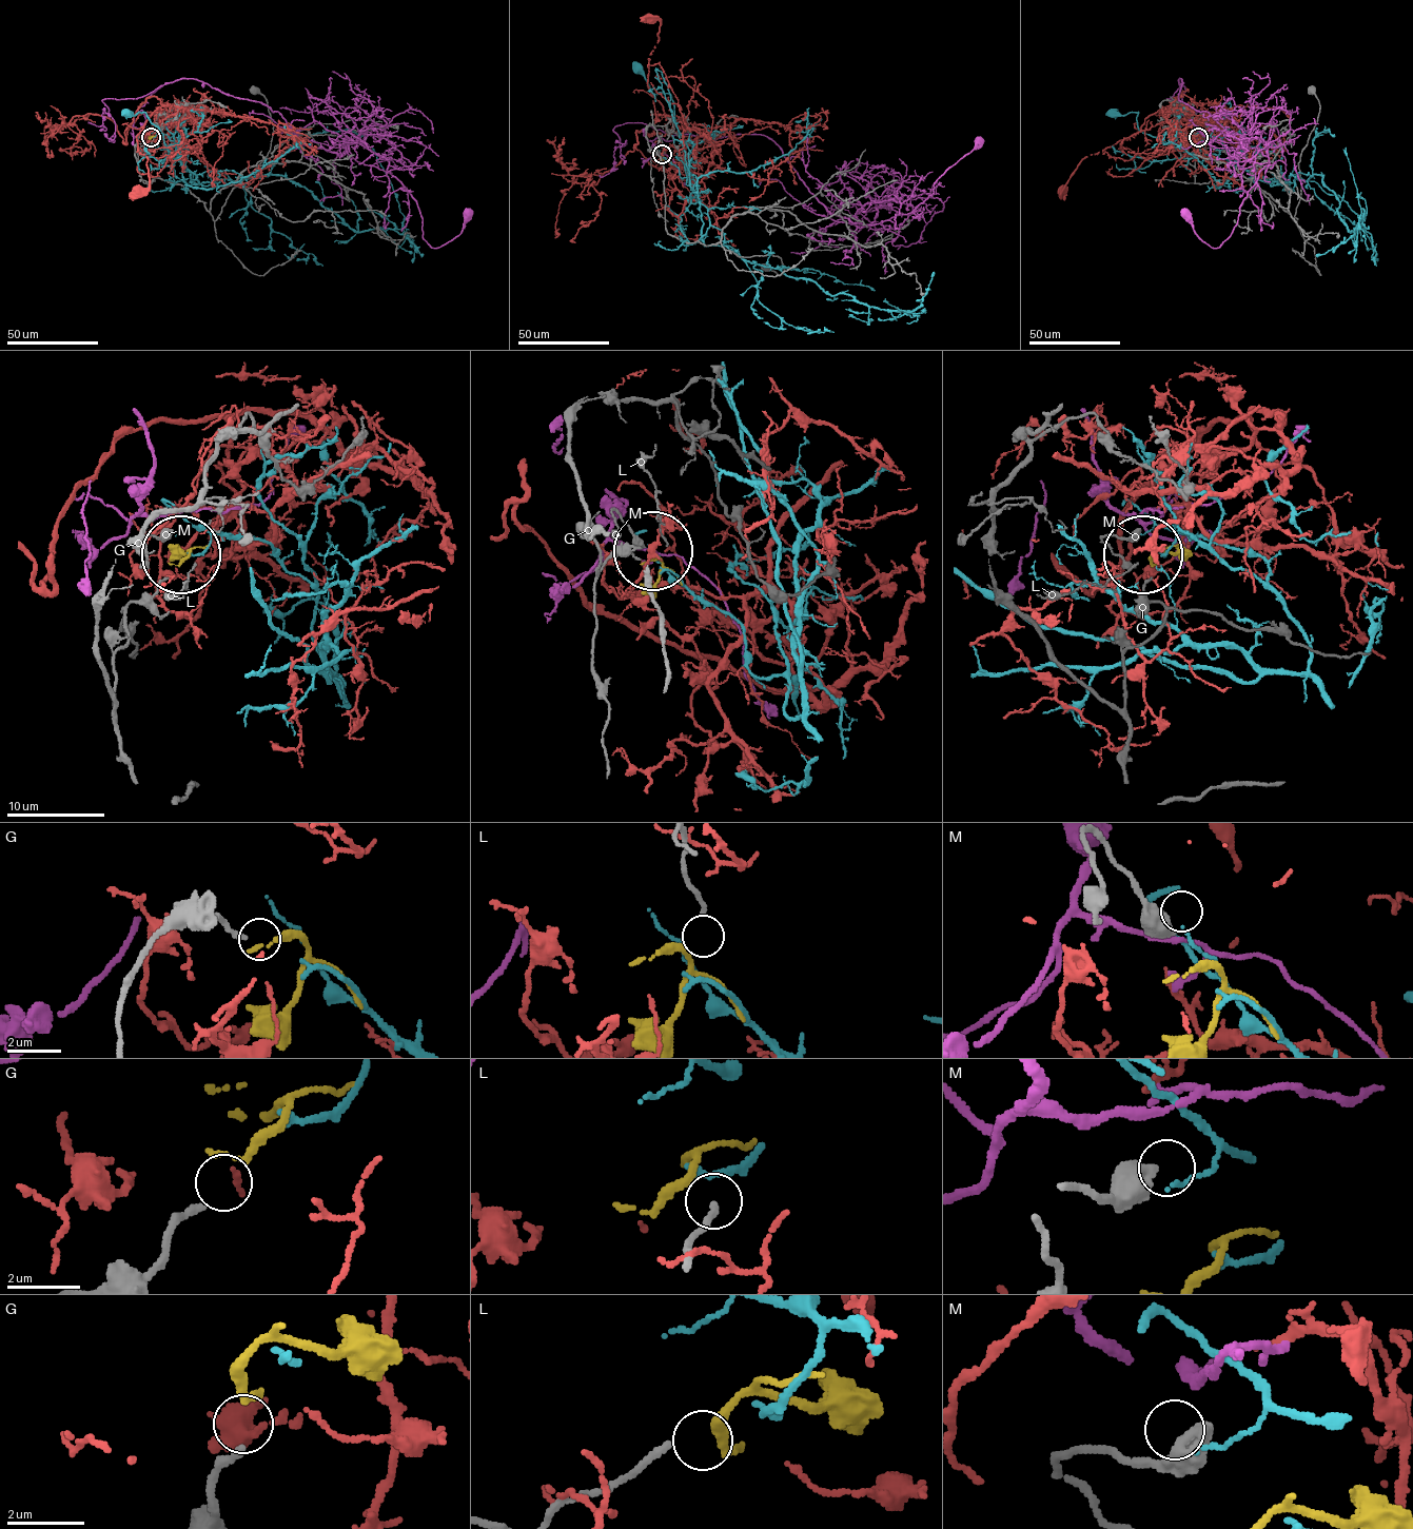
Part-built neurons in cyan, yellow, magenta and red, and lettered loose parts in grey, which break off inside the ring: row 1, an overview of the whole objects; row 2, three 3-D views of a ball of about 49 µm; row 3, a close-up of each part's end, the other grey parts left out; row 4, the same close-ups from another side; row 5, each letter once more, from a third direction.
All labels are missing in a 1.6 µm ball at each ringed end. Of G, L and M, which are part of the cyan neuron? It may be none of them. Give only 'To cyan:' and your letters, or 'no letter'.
To cyan: no letter

